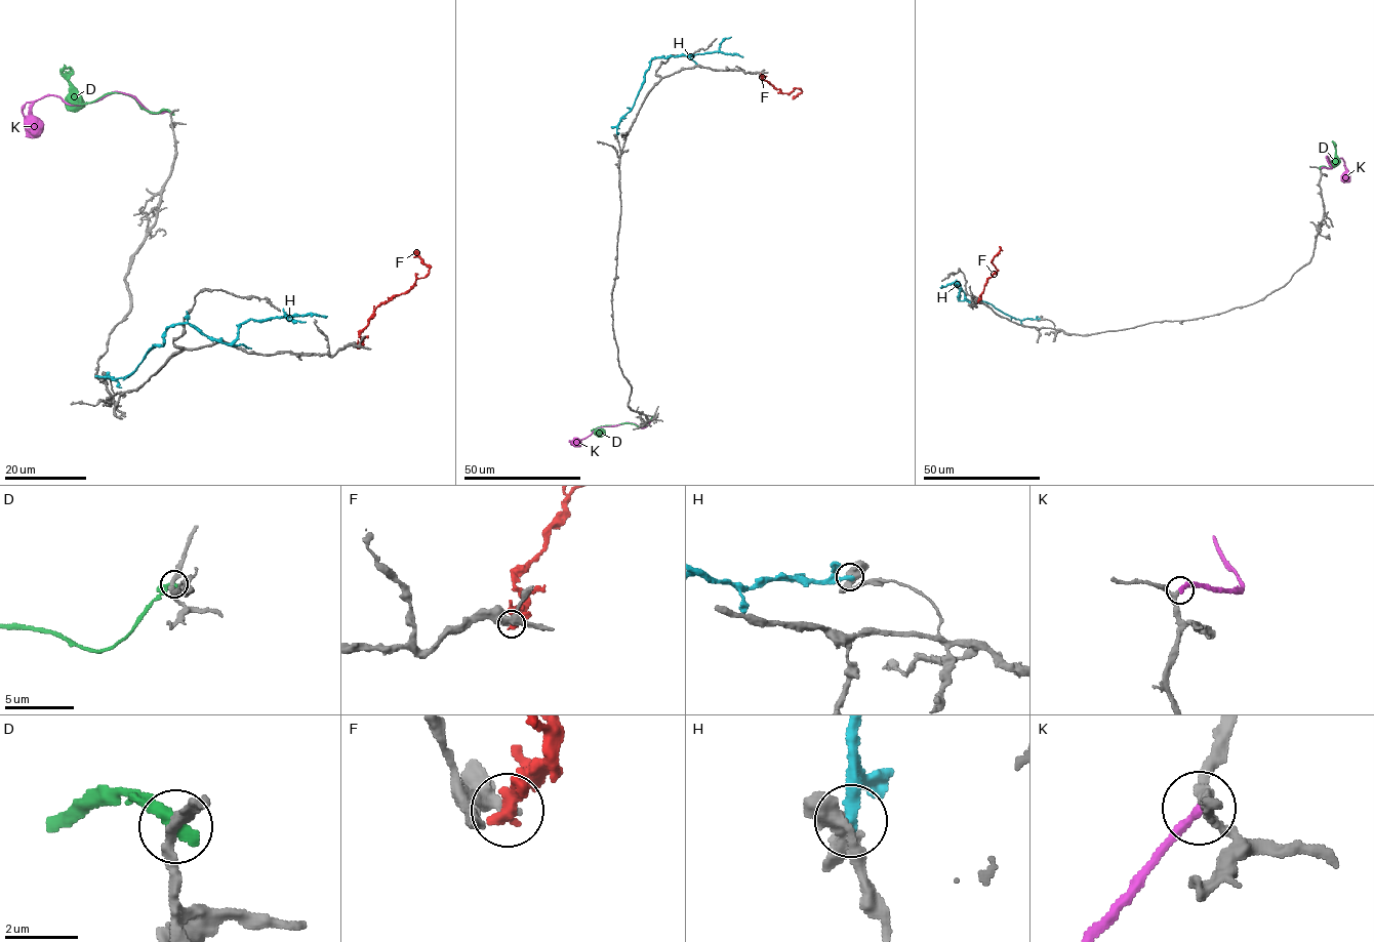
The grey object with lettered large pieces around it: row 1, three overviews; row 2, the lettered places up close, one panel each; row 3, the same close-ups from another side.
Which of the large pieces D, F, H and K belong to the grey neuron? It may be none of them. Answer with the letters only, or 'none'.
K

